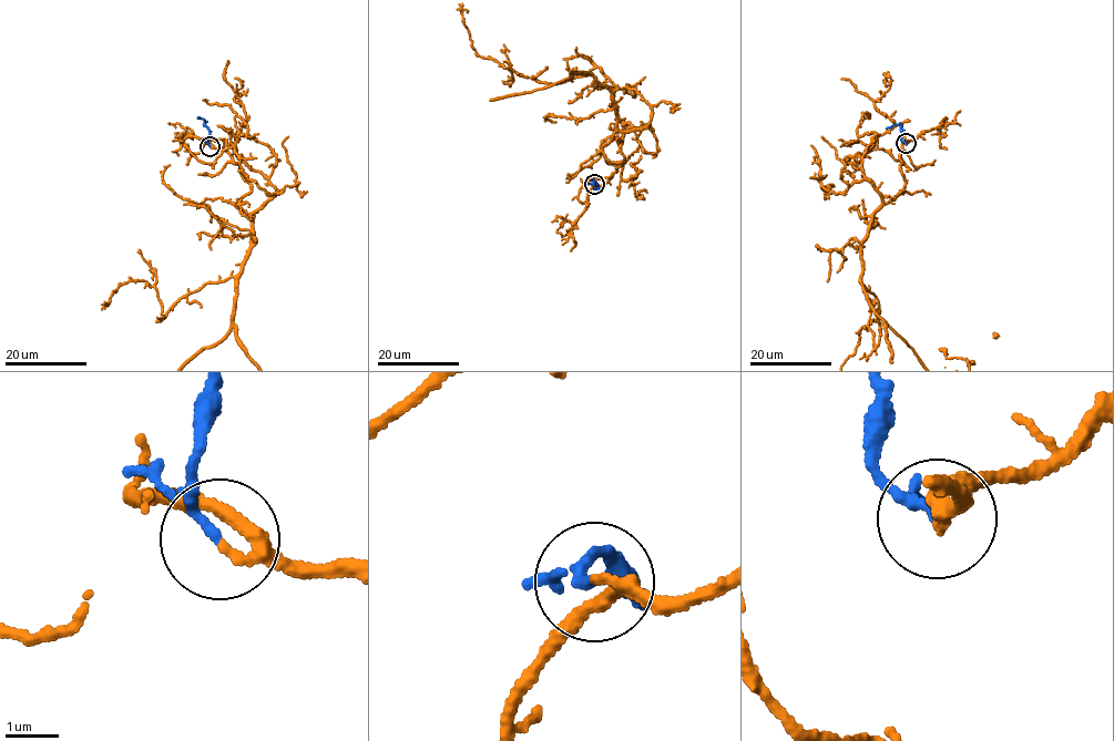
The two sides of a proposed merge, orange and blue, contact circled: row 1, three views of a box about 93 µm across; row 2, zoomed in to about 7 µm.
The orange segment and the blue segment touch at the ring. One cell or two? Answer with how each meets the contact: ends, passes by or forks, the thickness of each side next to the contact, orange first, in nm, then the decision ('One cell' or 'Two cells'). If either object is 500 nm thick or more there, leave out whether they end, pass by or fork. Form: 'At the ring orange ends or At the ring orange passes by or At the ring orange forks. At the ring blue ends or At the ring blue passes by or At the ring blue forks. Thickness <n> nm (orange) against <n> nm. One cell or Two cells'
At the ring orange passes by. At the ring blue passes by. Thickness 160 nm (orange) against 130 nm. One cell

